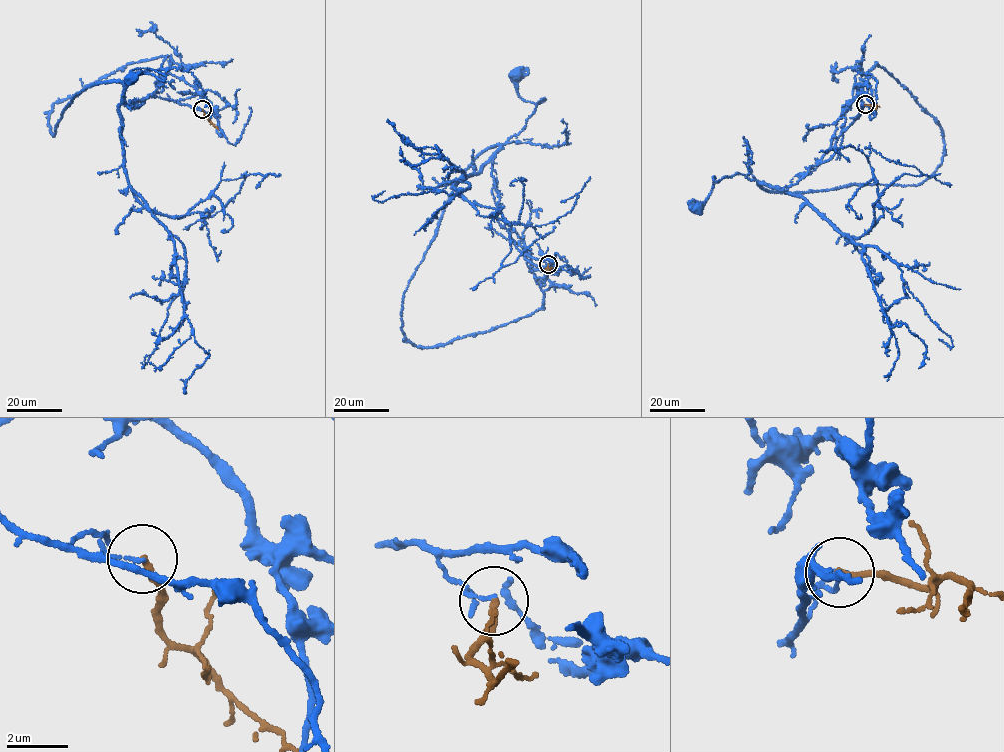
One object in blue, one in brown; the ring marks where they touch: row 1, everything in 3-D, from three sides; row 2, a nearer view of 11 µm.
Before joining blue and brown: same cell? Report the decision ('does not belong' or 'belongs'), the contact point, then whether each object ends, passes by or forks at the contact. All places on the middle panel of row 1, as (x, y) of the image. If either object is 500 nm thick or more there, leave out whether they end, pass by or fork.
does not belong; at (548, 264); blue ends there; brown ends there

